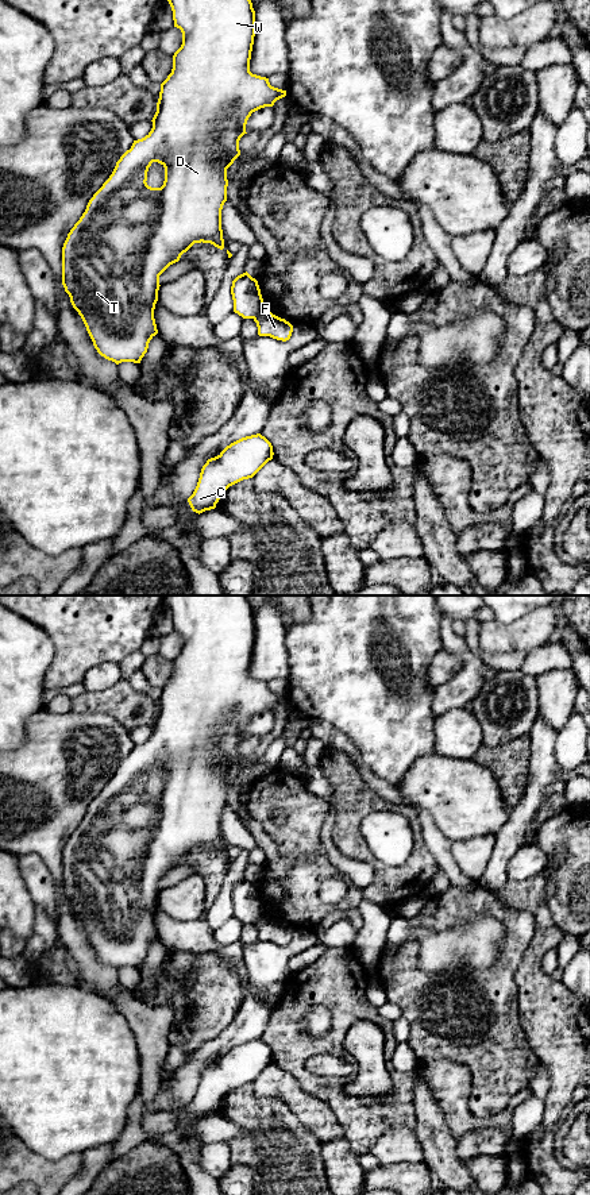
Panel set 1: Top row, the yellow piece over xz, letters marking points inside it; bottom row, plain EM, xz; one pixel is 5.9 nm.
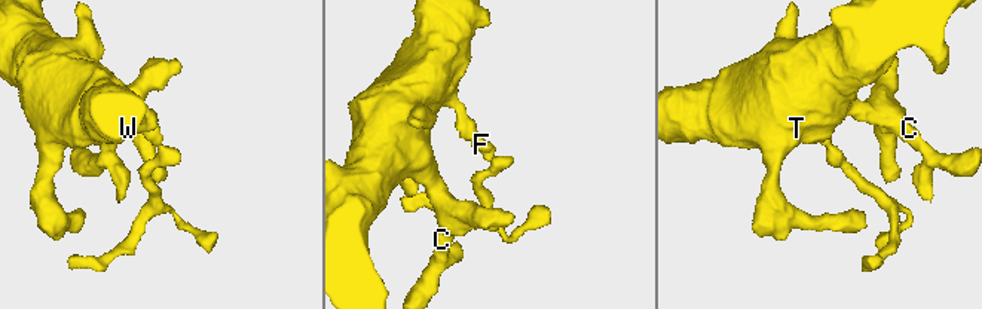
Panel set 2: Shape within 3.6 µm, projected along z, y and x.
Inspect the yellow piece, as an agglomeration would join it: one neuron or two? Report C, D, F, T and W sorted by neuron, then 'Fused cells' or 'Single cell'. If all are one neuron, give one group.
Groups: C D T W / F. Fused cells

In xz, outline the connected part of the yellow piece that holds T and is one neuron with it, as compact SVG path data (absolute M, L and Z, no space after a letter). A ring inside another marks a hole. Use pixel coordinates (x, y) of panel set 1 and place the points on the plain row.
M163 595L163 602L169 606L173 616L174 632L182 637L182 649L173 660L173 674L167 683L161 689L157 717L153 722L151 736L142 744L134 745L103 791L89 805L85 817L68 839L62 852L62 890L70 902L73 913L81 921L86 936L97 957L116 970L122 967L140 968L147 957L150 945L158 938L154 914L158 906L159 880L173 868L178 867L194 848L211 848L223 855L224 844L221 834L221 814L227 806L227 774L240 760L239 745L247 739L246 729L252 717L273 712L274 708L286 701L286 695L270 690L269 683L252 679L250 676L250 664L255 641L255 616L247 595ZM153 767L165 772L165 786L161 793L147 790L147 776Z

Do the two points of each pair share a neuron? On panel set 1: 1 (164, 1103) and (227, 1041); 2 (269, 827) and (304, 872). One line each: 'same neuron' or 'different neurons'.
1: same neuron
2: same neuron

